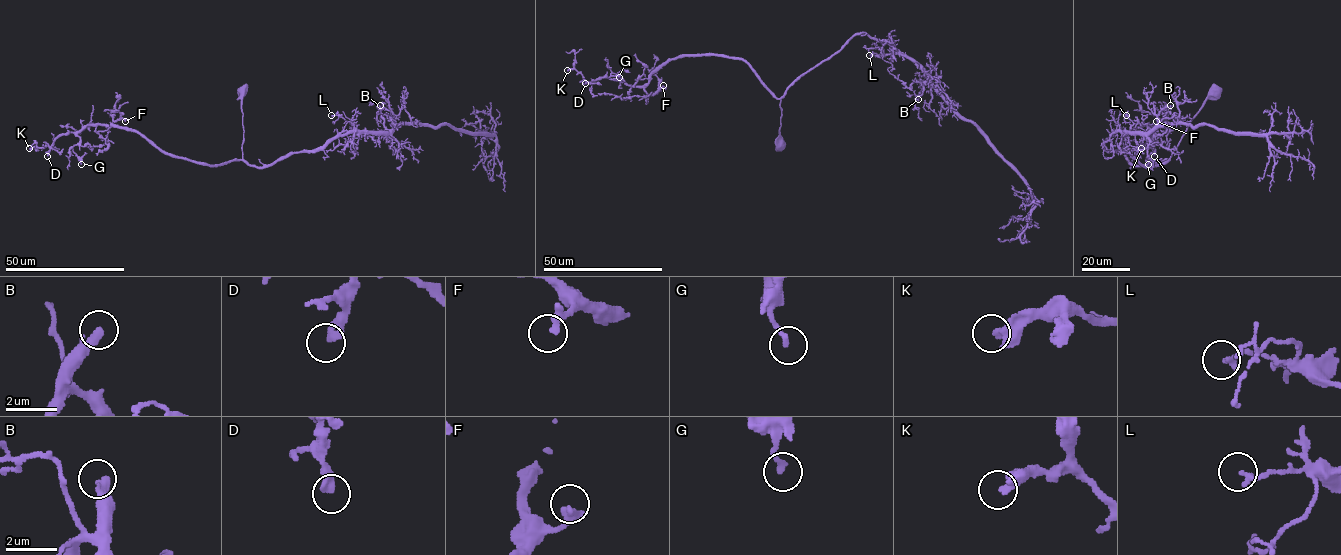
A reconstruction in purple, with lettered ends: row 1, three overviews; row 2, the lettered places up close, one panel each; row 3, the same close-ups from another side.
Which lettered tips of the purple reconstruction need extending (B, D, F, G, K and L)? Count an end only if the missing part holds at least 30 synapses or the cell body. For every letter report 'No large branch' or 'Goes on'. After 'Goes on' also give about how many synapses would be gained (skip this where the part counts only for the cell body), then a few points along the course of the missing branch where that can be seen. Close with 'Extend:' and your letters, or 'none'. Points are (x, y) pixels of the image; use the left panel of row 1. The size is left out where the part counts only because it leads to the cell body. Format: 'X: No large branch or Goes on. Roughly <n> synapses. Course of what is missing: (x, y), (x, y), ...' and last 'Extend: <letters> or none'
B: Goes on. Roughly 80 synapses. Course of what is missing: (380, 105), (383, 96), (380, 73)
D: No large branch
F: No large branch
G: No large branch
K: No large branch
L: No large branch
Extend: B

